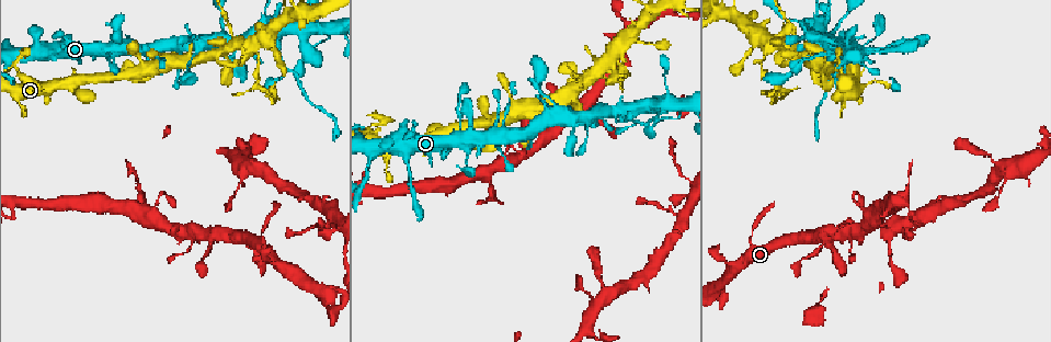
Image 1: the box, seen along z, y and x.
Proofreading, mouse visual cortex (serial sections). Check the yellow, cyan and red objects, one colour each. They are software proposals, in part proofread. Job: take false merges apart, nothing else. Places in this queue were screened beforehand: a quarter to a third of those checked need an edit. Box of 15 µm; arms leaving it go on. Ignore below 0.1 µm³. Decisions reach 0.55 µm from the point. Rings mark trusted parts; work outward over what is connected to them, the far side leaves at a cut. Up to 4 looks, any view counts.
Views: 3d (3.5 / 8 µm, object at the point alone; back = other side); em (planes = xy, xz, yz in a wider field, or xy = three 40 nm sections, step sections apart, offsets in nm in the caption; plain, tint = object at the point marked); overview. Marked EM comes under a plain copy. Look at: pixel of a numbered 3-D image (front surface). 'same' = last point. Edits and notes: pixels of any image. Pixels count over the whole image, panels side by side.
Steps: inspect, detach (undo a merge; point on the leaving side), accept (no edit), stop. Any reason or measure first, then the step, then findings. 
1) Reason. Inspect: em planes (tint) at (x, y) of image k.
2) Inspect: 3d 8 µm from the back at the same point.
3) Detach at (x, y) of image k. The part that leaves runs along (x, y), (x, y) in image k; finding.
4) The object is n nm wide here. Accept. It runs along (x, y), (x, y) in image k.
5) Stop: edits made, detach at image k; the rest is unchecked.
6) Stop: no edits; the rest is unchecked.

Sharp bend. Inspect: 3d 3.5 µm from the back at (13, 66) of image 1.

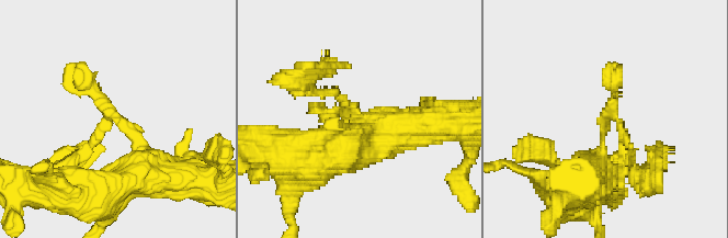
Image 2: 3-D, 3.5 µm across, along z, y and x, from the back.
Now the EM. Inspect: em xy step 5 (tint) at (607, 113) of image 2.

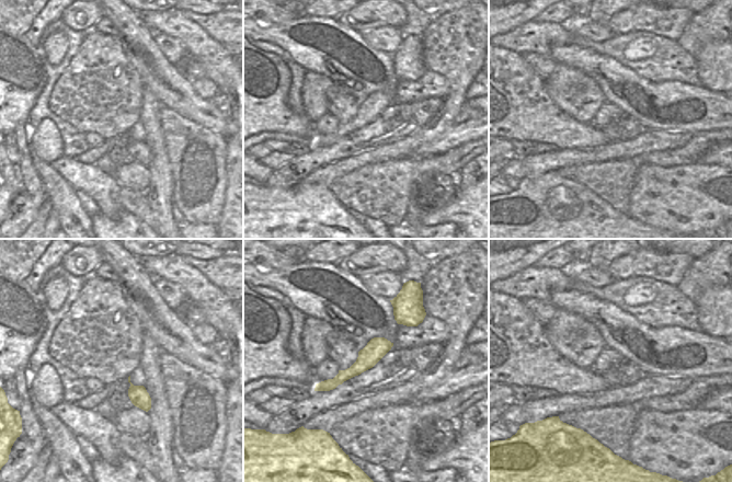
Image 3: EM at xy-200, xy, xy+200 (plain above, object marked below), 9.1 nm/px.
Accept. It runs along (133, 174), (69, 165) in image 2; continuous, no second cell.

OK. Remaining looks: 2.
Thick turns thin. Inspect: 3d 3.5 µm at (280, 43) of image 1.

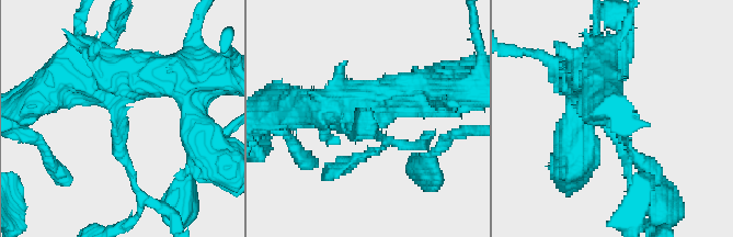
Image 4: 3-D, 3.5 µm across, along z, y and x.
The arms are 150, 500 nm wide; shape alone is not enough. Inspect: em xy step 5 (tint) at (119, 122) of image 4.

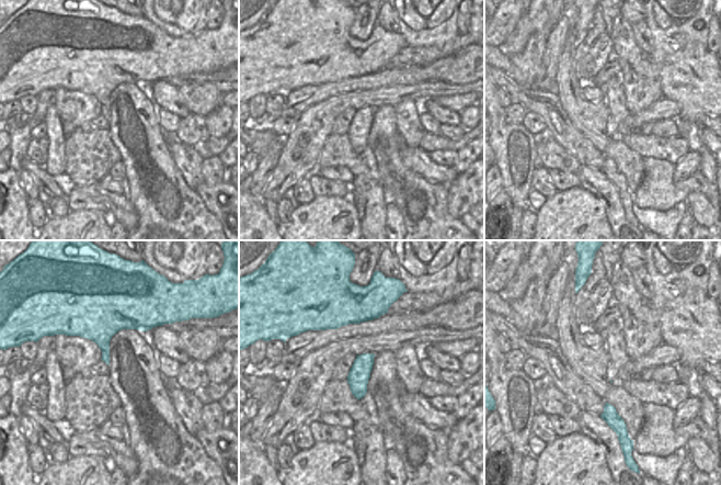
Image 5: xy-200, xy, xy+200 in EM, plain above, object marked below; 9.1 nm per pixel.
Detach at (115, 147) of image 4. A second cell is stuck on.

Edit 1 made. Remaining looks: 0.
Stop: edits made, detach at image 4; the rest is unchecked.

